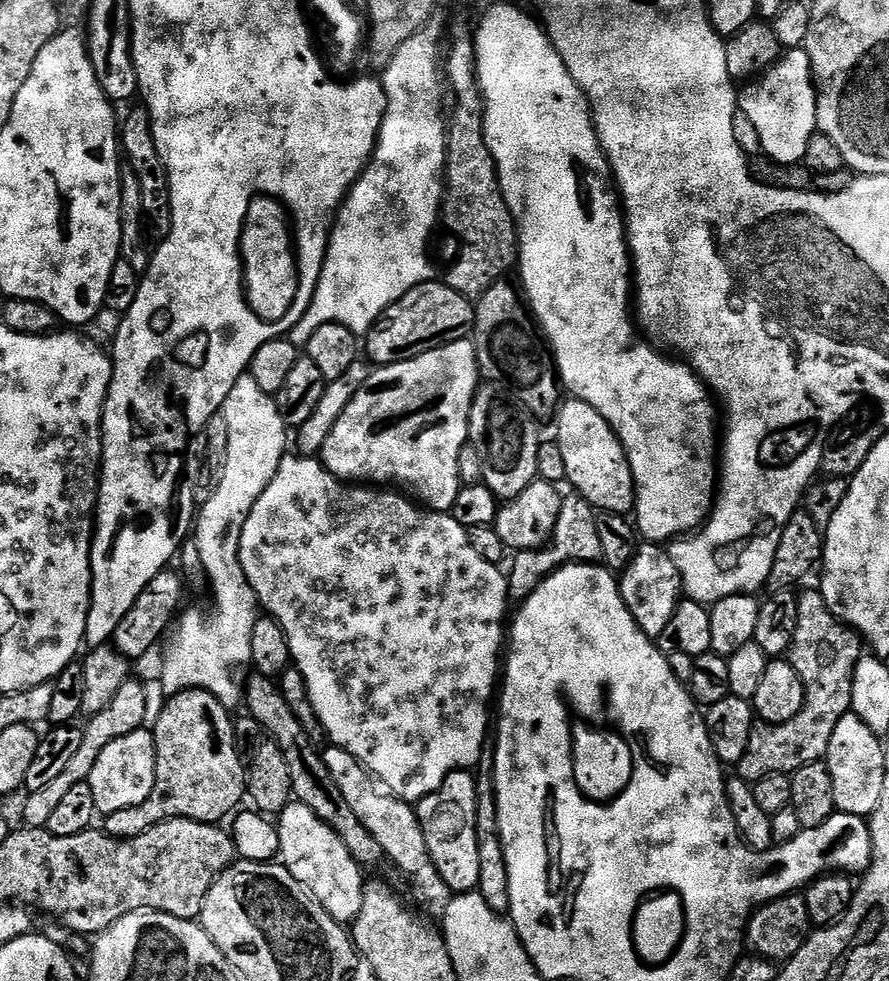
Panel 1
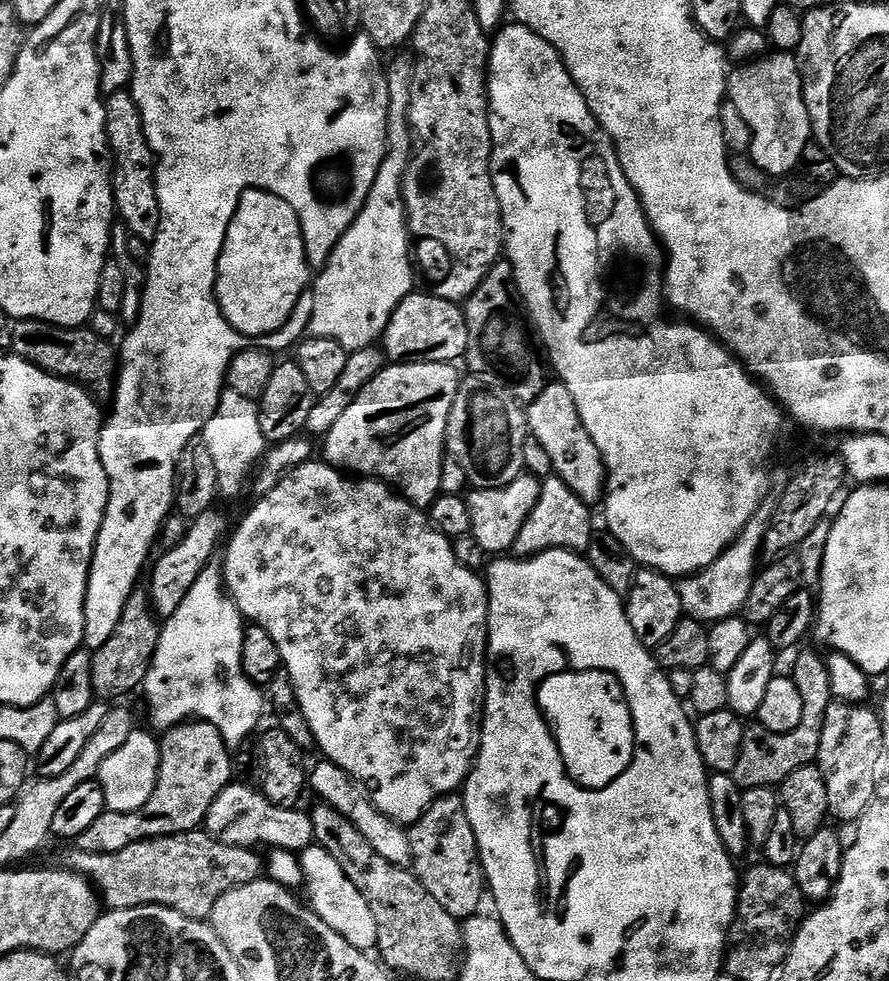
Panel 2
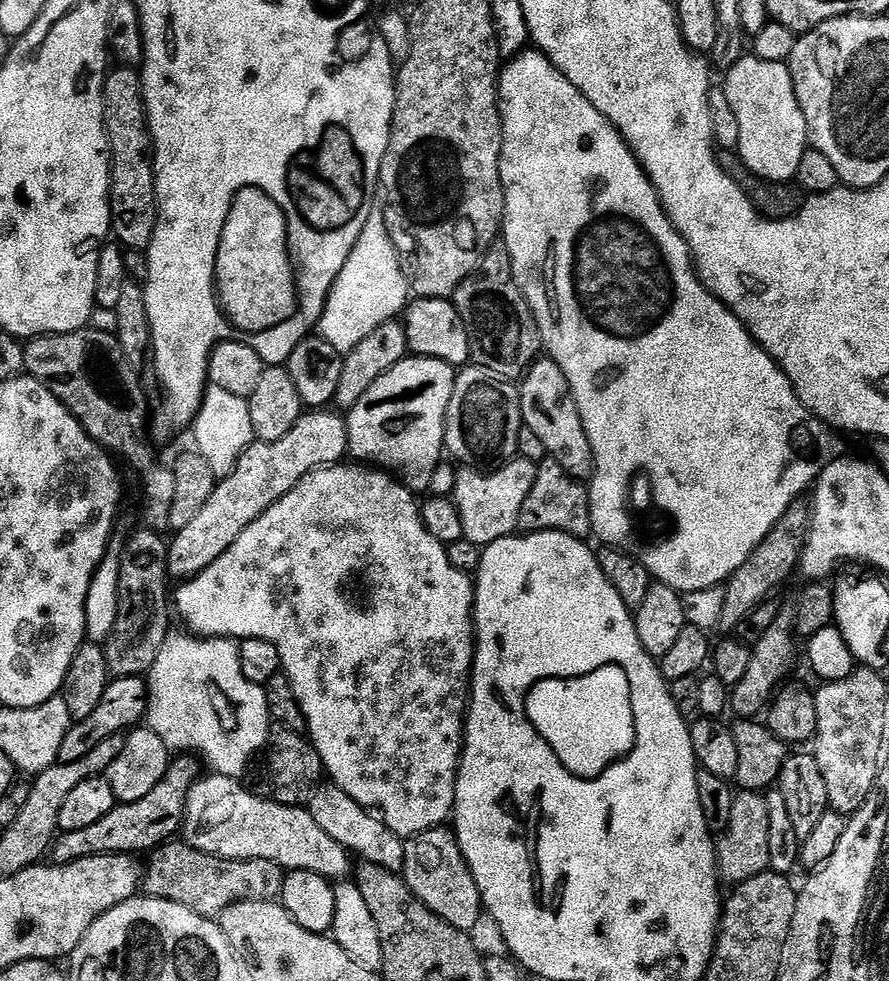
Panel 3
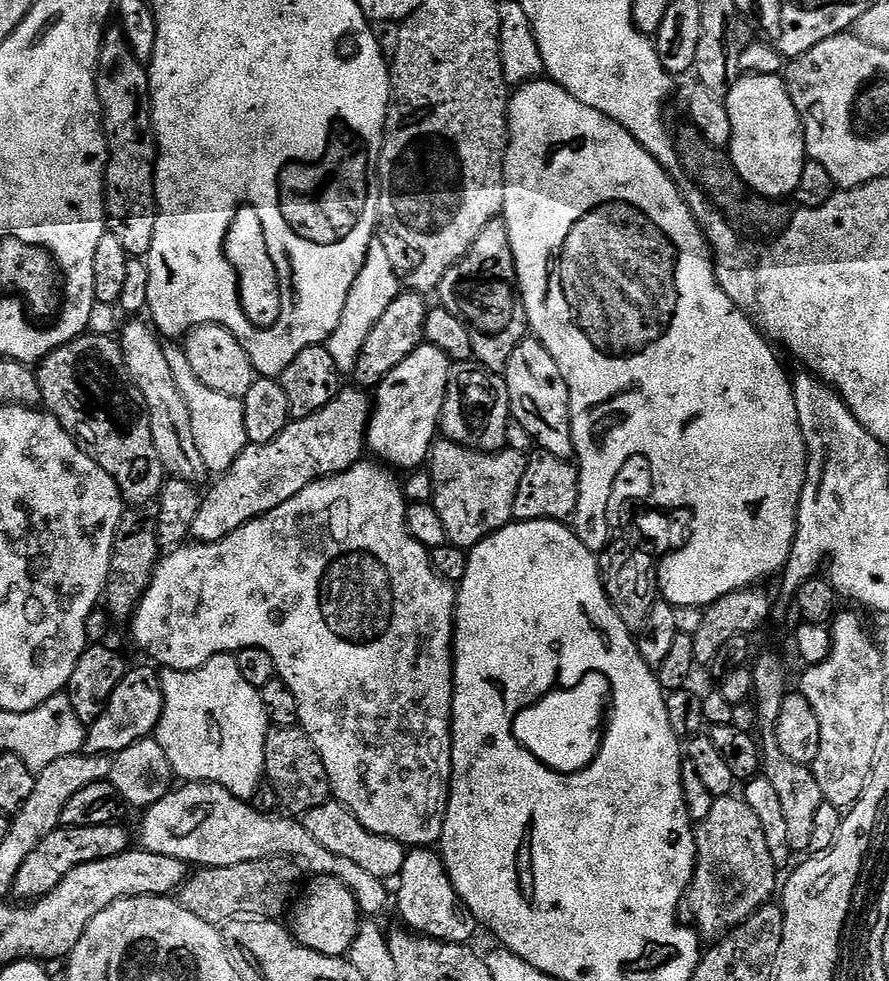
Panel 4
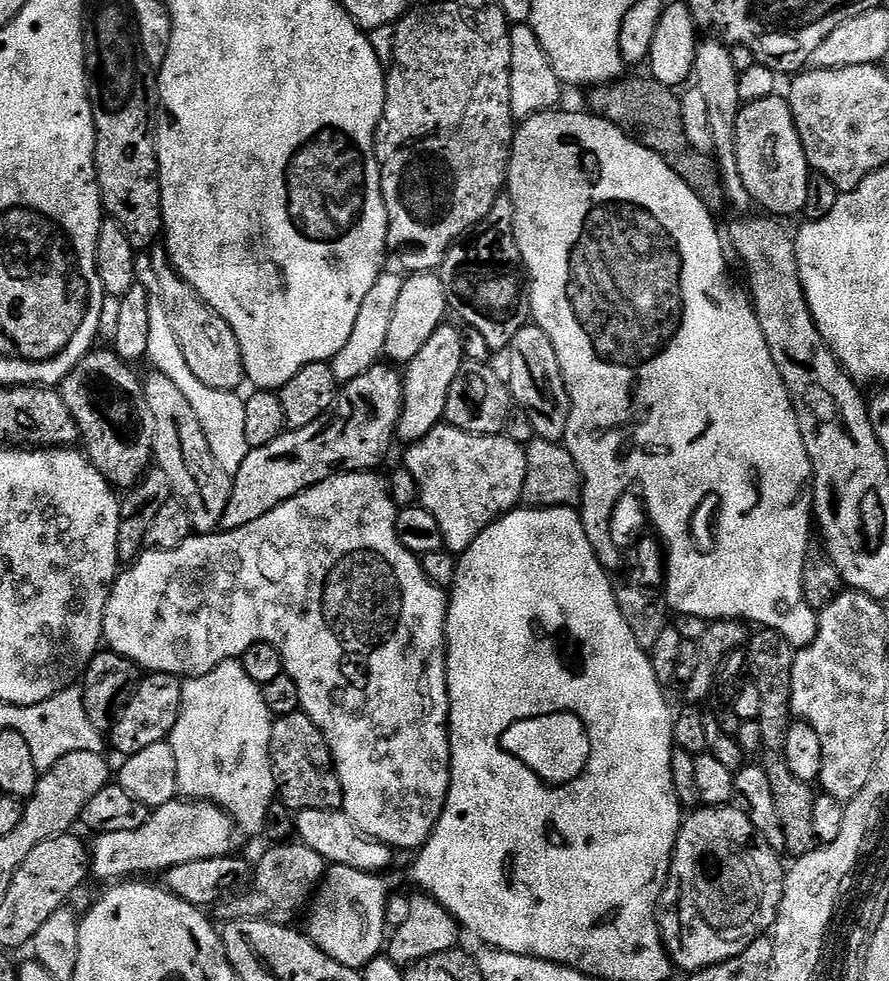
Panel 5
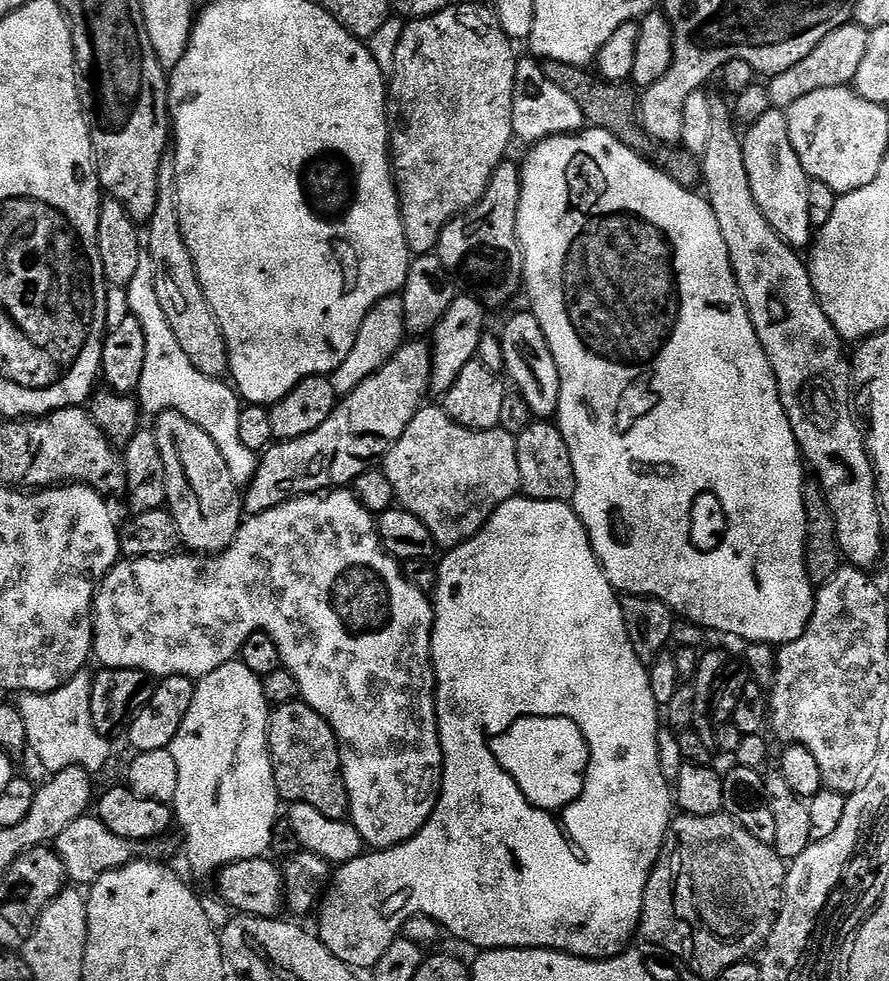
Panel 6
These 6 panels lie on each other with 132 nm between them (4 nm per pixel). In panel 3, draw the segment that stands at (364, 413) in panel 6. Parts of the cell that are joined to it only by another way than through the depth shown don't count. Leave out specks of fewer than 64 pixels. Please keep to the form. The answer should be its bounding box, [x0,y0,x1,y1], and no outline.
[168,410,349,581]

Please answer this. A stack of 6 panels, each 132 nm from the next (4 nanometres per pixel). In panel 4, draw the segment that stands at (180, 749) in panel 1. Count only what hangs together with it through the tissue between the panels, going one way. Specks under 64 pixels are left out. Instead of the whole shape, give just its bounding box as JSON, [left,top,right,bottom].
[11,823,134,902]

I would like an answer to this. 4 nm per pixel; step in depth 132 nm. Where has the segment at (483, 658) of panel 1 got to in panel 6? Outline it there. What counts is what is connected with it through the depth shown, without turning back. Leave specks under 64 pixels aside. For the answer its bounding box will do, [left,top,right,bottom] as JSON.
[92,490,444,850]

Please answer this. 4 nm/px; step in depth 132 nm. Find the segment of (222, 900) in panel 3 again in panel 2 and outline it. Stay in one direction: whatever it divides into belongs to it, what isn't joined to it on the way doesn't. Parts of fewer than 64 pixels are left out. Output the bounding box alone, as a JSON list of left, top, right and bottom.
[63,830,266,921]

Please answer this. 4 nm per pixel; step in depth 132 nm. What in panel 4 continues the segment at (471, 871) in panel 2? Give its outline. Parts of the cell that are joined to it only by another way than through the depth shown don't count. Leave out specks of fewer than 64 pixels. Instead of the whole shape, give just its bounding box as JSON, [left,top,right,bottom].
[394,846,478,944]

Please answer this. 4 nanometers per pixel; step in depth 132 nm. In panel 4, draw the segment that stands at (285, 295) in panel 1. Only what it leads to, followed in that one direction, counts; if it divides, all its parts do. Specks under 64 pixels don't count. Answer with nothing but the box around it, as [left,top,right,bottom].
[224,205,281,328]

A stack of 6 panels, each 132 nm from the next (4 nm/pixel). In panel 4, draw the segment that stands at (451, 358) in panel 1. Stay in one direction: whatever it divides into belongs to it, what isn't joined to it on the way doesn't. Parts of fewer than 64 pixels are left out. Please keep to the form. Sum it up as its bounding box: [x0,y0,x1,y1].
[366,342,453,470]

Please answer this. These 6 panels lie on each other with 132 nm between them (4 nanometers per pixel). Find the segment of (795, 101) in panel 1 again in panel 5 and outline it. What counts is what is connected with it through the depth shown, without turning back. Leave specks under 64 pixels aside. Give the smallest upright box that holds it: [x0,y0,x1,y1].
[736,95,810,217]

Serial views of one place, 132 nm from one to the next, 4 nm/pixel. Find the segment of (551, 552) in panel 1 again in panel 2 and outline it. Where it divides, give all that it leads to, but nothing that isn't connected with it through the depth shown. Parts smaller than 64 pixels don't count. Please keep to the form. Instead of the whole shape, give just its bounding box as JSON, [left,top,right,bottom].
[511,474,594,558]

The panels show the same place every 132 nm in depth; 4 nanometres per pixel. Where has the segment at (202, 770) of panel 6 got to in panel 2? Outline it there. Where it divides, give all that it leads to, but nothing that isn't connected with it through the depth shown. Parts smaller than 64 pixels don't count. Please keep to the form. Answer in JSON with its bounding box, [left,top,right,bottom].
[142,562,266,746]

